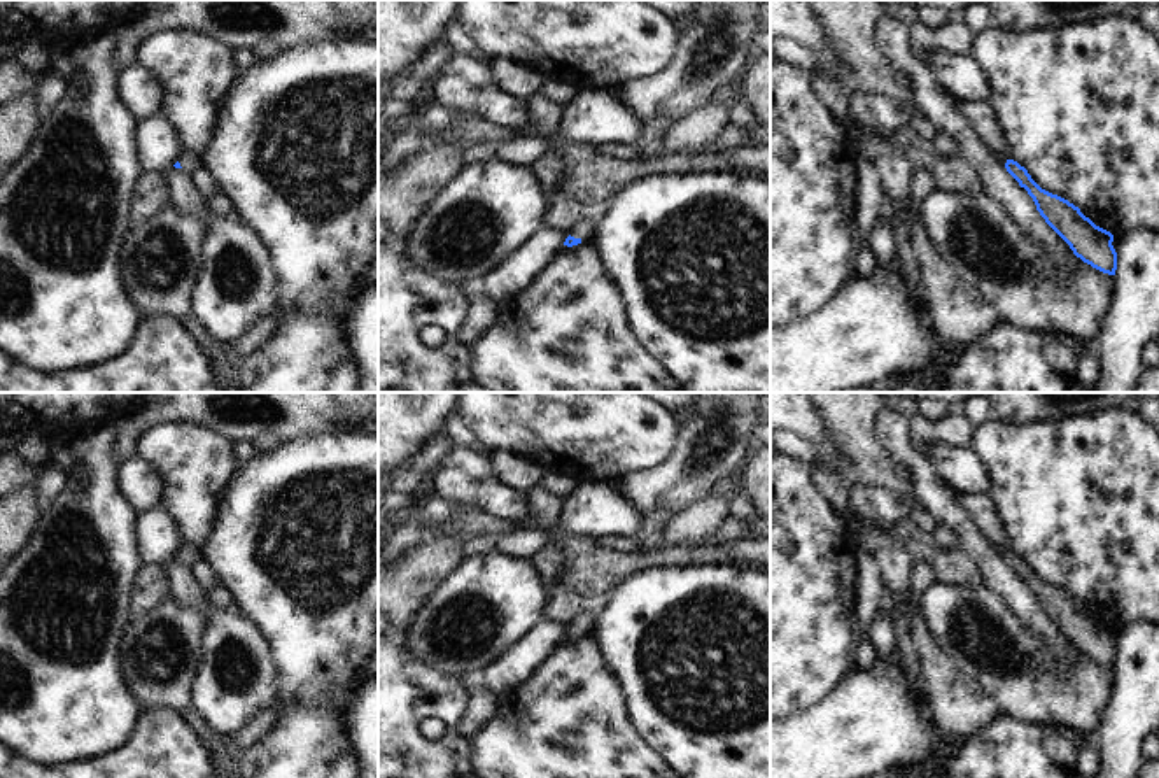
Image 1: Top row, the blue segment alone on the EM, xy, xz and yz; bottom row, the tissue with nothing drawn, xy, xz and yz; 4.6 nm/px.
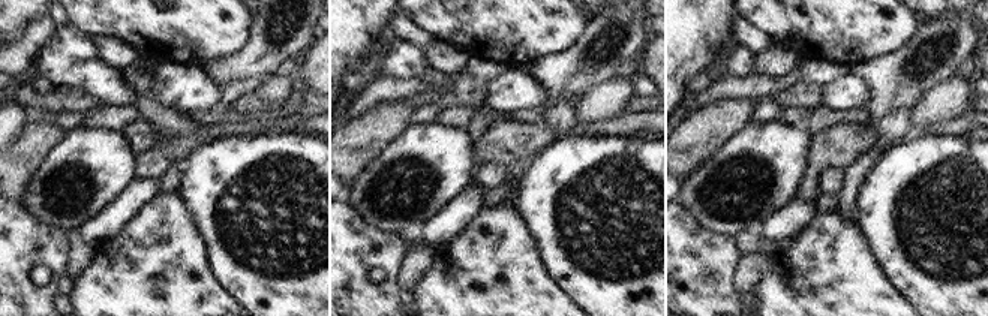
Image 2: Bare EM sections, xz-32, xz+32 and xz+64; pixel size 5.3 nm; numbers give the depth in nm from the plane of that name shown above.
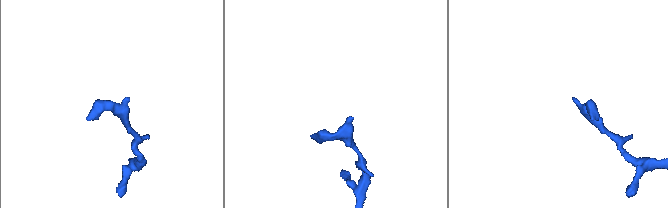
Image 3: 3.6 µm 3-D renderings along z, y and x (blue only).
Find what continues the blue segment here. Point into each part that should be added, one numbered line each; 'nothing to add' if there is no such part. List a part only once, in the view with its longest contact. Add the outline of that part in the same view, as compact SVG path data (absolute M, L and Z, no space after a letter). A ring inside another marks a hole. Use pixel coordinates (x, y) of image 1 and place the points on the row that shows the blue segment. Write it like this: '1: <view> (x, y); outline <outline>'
1: xz (583, 228); outline M580 219L571 230L569 230L569 235L574 237L574 238L581 238L581 240L588 240L594 237L594 228L595 224L592 224L590 221L587 219Z

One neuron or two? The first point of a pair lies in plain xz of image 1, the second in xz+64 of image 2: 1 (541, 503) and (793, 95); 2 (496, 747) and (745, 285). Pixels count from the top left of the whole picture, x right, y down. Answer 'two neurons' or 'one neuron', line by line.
1: one neuron
2: two neurons

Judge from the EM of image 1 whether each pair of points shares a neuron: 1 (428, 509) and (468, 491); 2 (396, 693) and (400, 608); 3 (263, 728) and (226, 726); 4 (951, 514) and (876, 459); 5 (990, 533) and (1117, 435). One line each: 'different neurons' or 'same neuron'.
1: different neurons
2: different neurons
3: different neurons
4: different neurons
5: different neurons

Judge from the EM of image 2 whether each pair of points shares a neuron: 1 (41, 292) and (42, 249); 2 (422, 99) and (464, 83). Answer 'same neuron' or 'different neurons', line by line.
1: same neuron
2: same neuron

